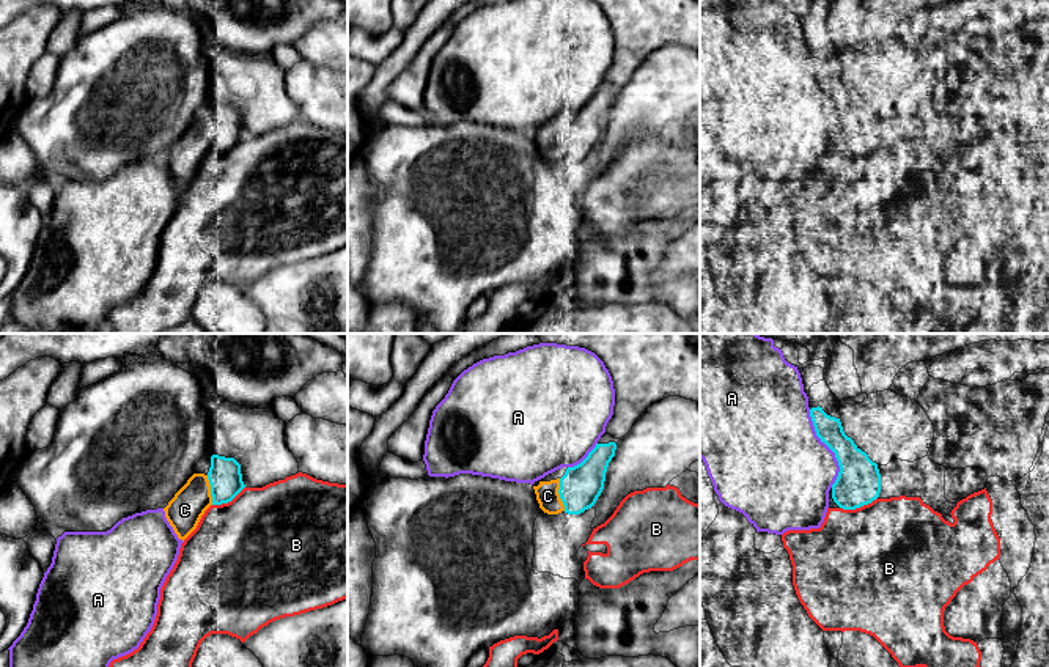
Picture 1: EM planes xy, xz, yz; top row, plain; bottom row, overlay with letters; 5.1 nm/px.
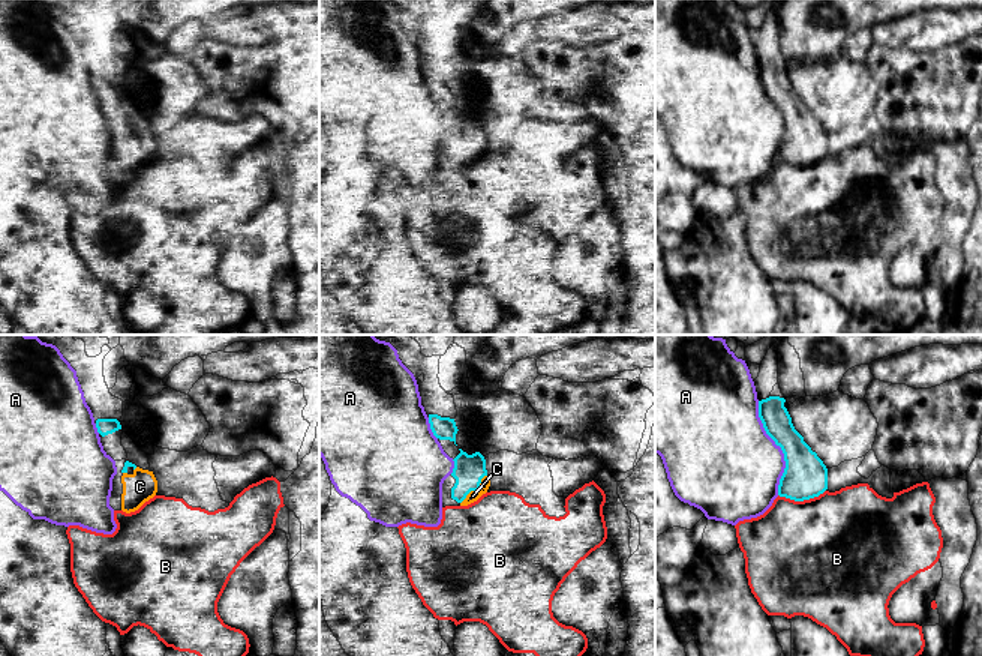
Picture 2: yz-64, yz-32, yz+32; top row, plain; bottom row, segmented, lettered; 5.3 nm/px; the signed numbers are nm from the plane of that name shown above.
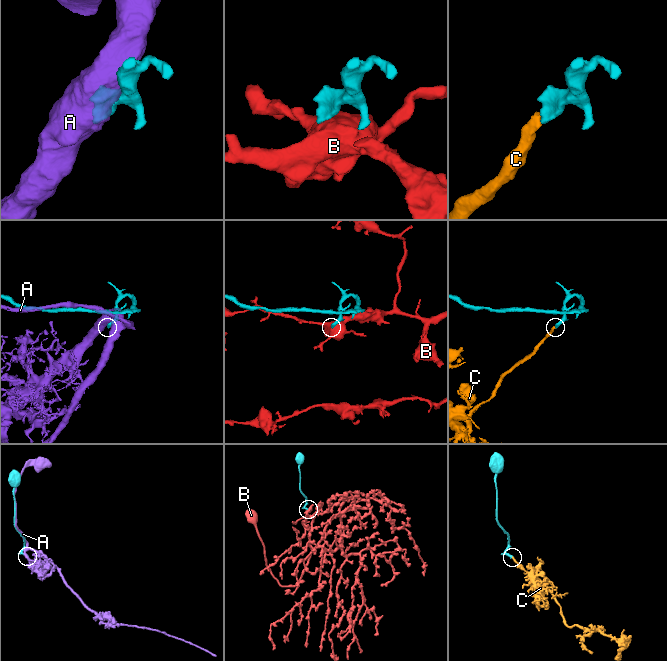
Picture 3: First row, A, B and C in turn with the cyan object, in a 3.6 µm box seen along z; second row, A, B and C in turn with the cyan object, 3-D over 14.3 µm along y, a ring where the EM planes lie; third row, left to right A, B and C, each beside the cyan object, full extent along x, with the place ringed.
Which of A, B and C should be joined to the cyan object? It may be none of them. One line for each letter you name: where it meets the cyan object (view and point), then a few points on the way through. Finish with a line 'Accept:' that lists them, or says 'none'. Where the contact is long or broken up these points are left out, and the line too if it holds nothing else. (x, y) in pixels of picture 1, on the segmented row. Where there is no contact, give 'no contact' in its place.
C: xz (559, 493)
Accept: C

